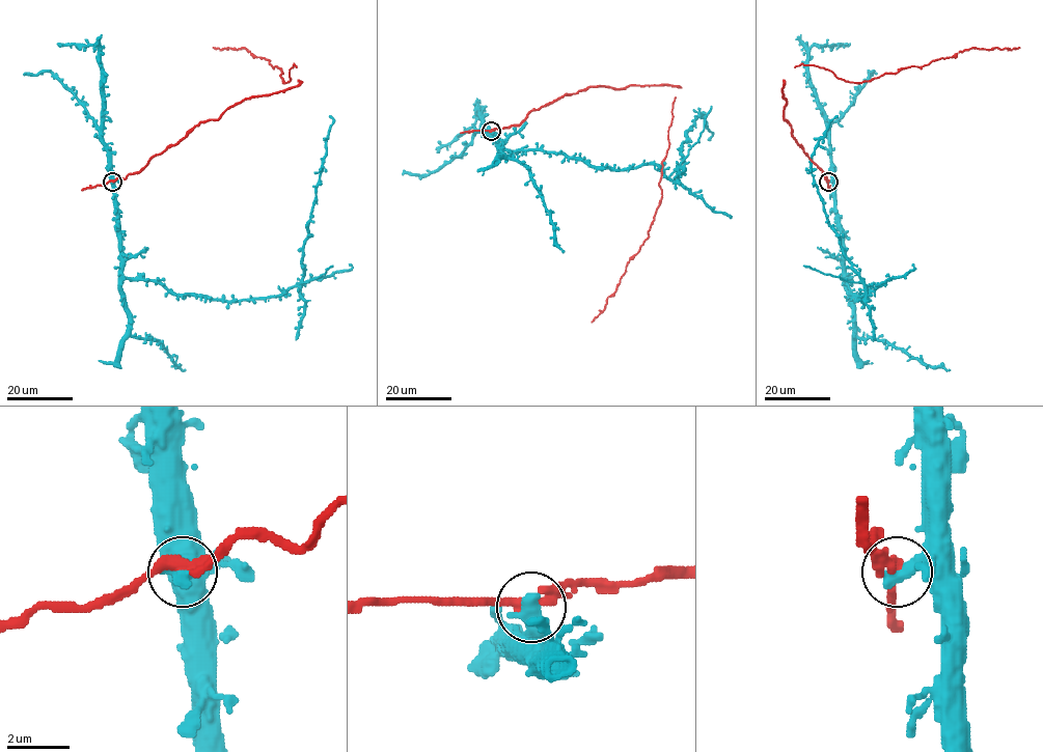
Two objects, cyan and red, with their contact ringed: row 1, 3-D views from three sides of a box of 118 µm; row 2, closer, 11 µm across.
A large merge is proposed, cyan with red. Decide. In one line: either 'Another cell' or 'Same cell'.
Another cell

